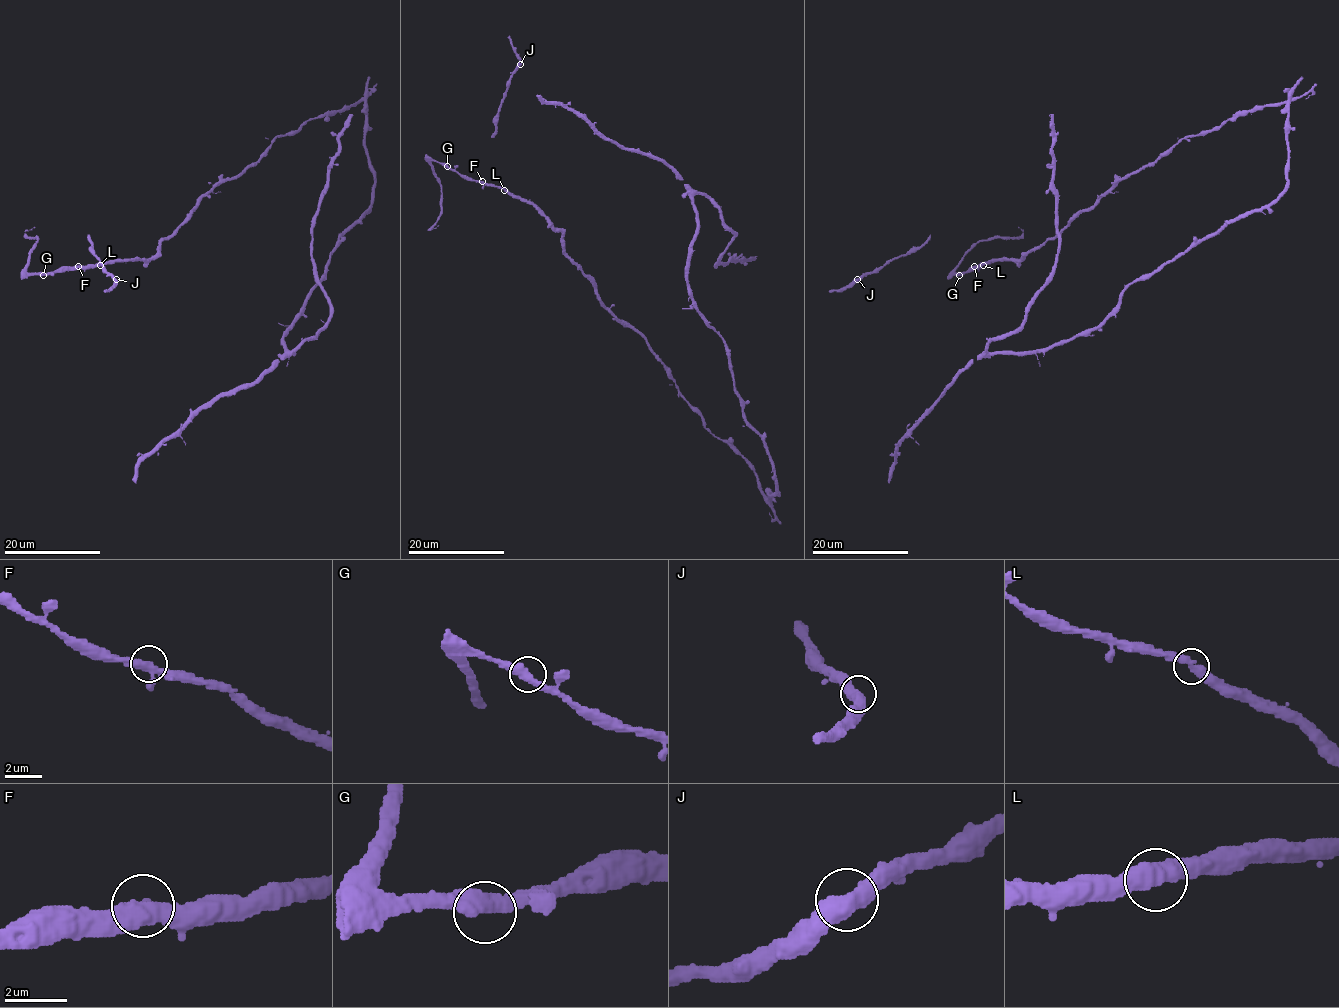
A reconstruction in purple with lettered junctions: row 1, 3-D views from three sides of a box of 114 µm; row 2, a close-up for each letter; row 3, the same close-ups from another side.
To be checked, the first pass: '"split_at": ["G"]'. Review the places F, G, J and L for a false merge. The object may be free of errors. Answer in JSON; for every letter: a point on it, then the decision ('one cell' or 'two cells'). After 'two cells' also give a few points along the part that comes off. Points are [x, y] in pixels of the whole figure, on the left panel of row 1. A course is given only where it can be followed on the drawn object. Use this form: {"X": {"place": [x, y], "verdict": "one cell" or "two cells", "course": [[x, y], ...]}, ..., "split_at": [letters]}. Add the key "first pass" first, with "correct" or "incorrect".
{"first pass": "incorrect", "F": {"place": [78, 266], "verdict": "one cell"}, "G": {"place": [43, 275], "verdict": "one cell"}, "J": {"place": [116, 279], "verdict": "one cell"}, "L": {"place": [100, 265], "verdict": "one cell"}, "split_at": []}

